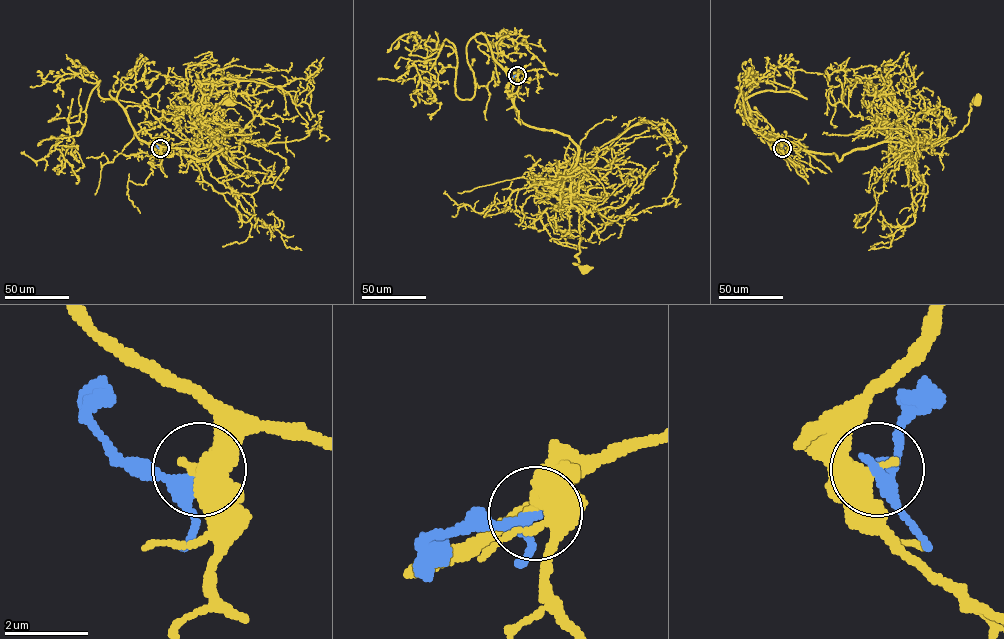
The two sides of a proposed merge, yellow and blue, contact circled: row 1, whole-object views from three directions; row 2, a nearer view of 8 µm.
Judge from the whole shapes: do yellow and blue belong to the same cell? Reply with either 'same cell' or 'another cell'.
another cell

